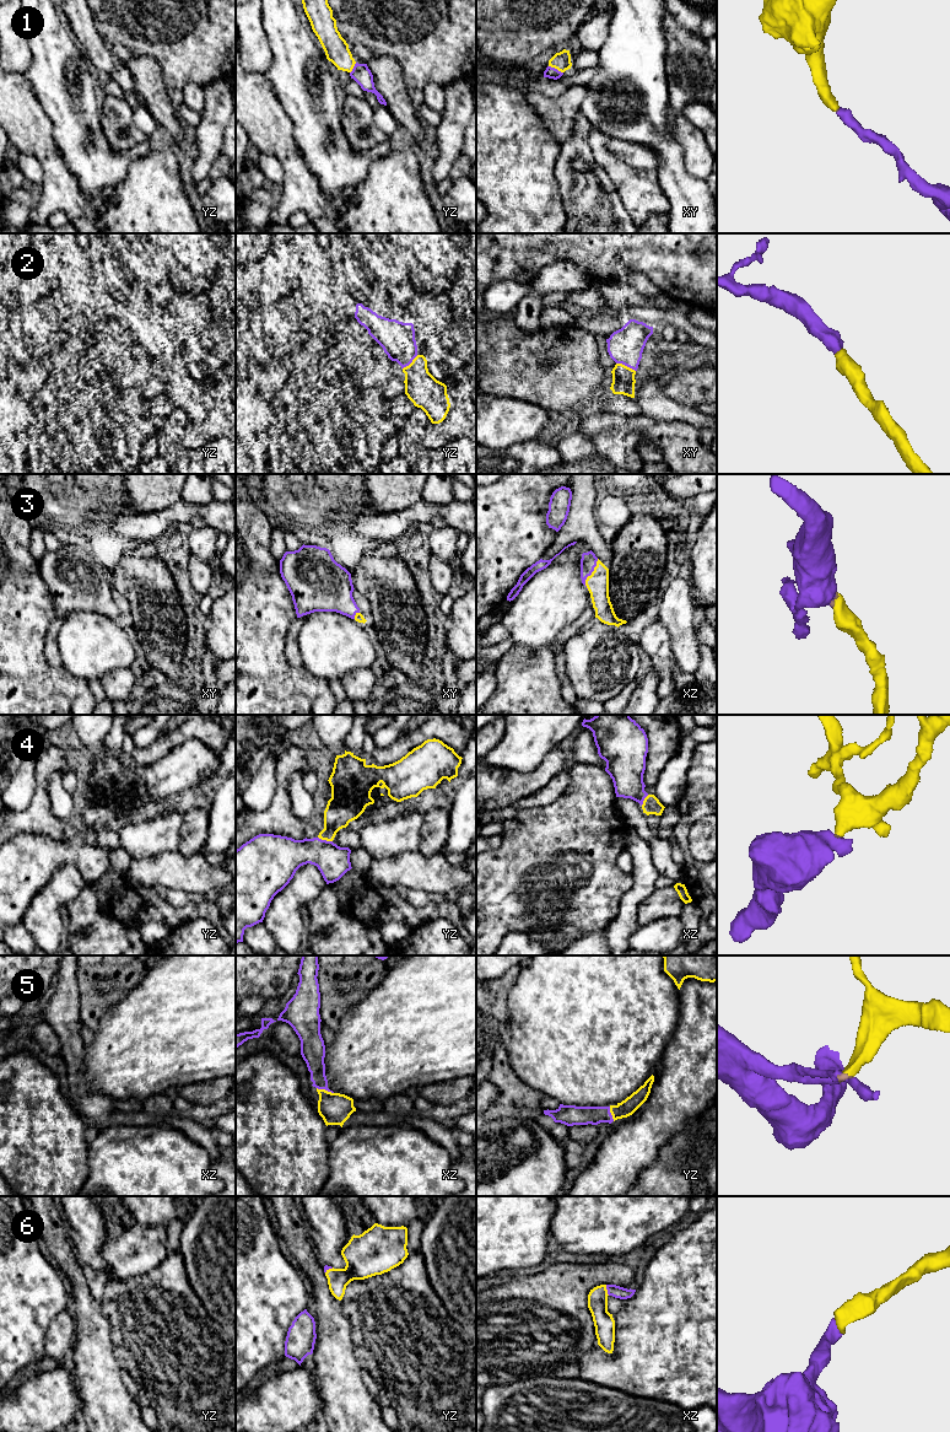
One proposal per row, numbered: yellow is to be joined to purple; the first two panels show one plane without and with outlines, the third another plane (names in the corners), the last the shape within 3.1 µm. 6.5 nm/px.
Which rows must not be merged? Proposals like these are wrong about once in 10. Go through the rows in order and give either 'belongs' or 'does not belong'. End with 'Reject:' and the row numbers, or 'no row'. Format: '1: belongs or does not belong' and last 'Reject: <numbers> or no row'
1: belongs
2: belongs
3: belongs
4: belongs
5: belongs
6: belongs
Reject: no row

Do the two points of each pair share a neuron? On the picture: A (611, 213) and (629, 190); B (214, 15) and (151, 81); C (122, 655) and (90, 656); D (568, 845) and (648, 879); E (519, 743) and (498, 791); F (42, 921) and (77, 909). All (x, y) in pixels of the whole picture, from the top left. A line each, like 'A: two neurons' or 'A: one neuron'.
A: two neurons
B: two neurons
C: one neuron
D: two neurons
E: two neurons
F: two neurons

